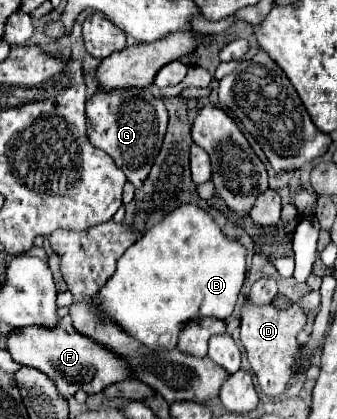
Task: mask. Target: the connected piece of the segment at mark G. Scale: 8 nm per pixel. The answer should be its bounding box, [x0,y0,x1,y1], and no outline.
[87,88,167,190]

